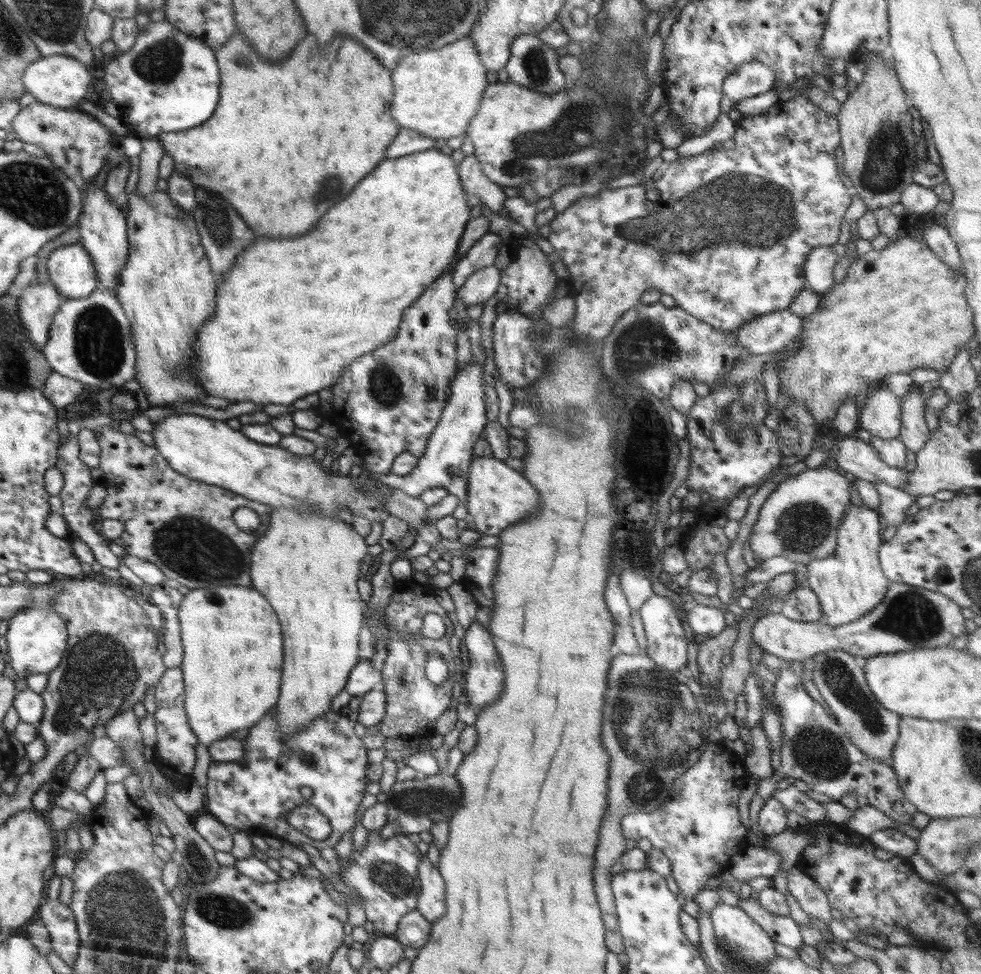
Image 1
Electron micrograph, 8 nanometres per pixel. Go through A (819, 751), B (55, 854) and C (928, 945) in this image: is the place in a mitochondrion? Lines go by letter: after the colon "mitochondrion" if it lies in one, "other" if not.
A: mitochondrion
B: other
C: other

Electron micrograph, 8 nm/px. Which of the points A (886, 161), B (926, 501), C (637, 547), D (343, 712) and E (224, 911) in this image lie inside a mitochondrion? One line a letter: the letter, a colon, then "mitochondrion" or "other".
A: mitochondrion
B: other
C: mitochondrion
D: other
E: mitochondrion

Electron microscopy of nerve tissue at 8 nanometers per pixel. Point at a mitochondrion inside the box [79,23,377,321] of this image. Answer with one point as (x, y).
(160, 62)

